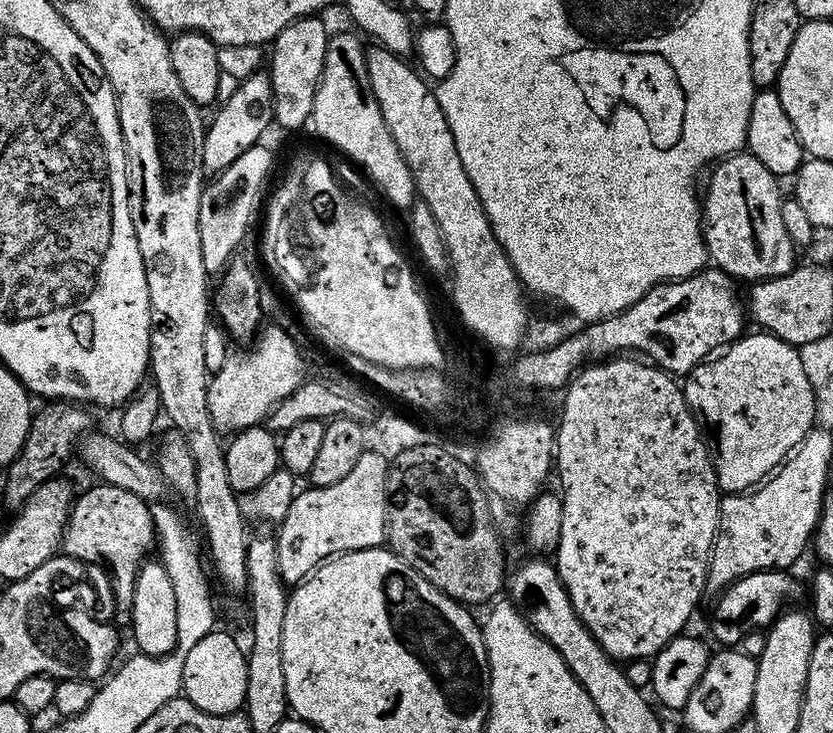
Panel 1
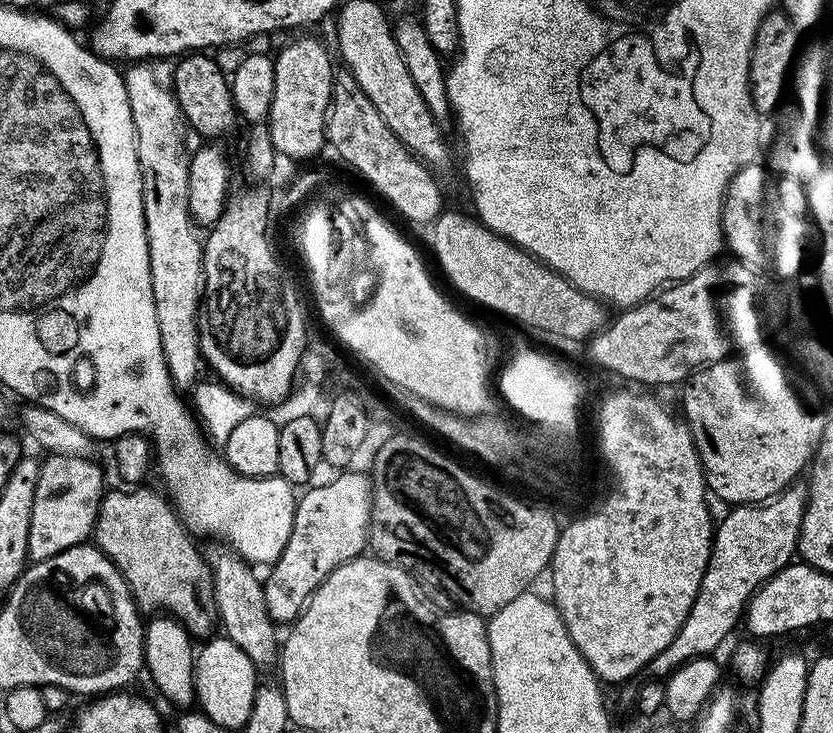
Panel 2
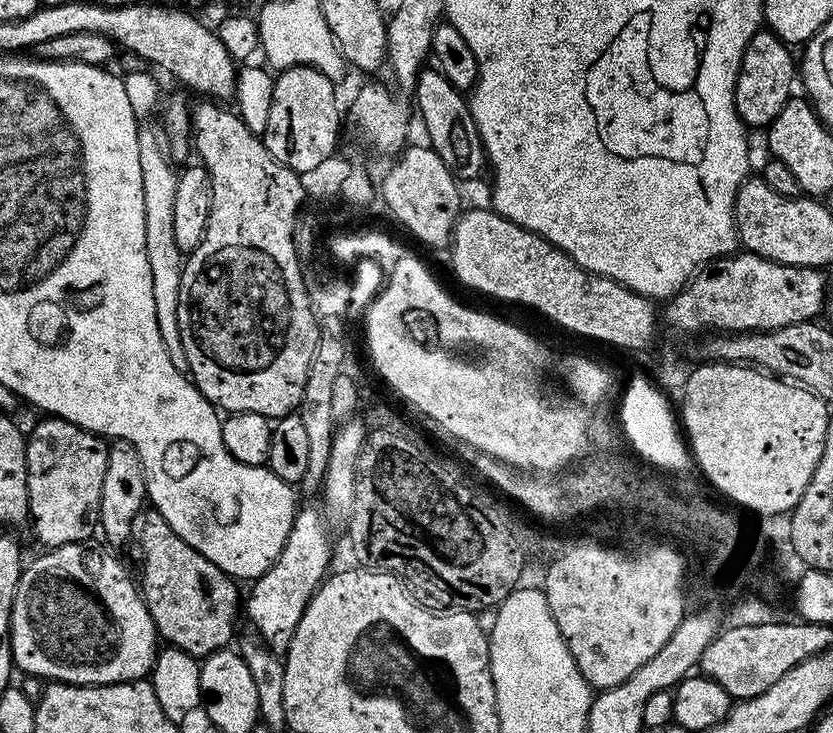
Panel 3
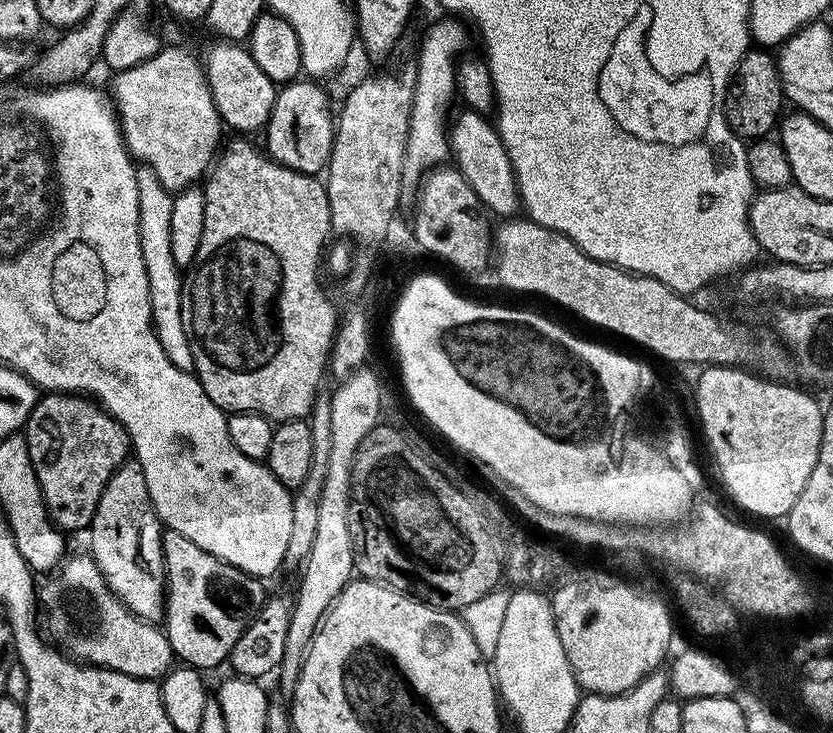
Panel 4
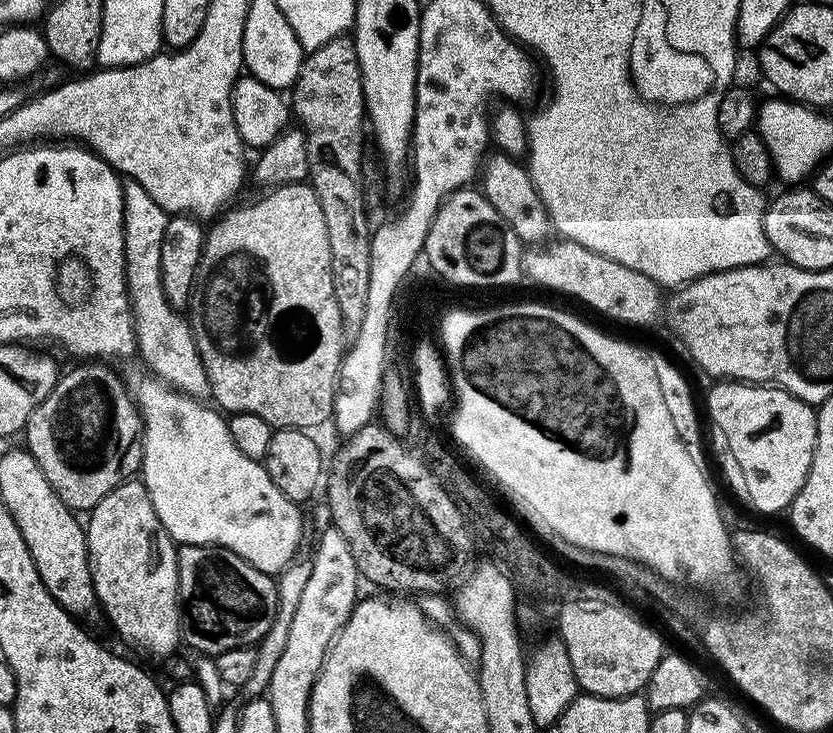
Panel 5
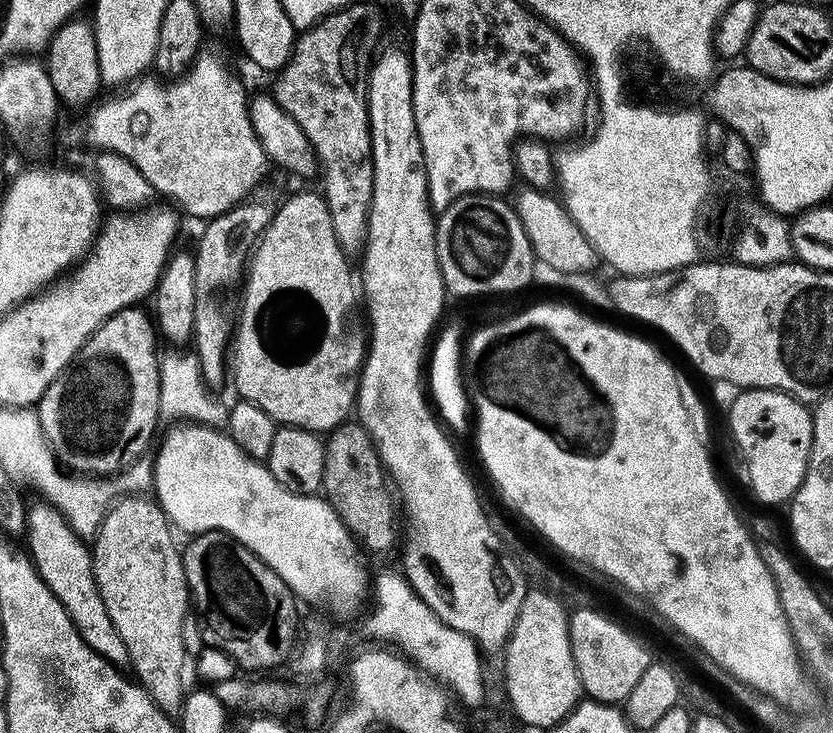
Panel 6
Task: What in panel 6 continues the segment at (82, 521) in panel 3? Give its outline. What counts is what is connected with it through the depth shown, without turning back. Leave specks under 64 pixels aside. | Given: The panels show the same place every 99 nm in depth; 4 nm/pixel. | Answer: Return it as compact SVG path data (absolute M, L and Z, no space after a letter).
M143 307L115 312L78 350L78 354L50 382L38 405L40 425L57 461L69 473L85 478L112 478L141 459L156 432L160 415L160 356L156 352L158 332Z

